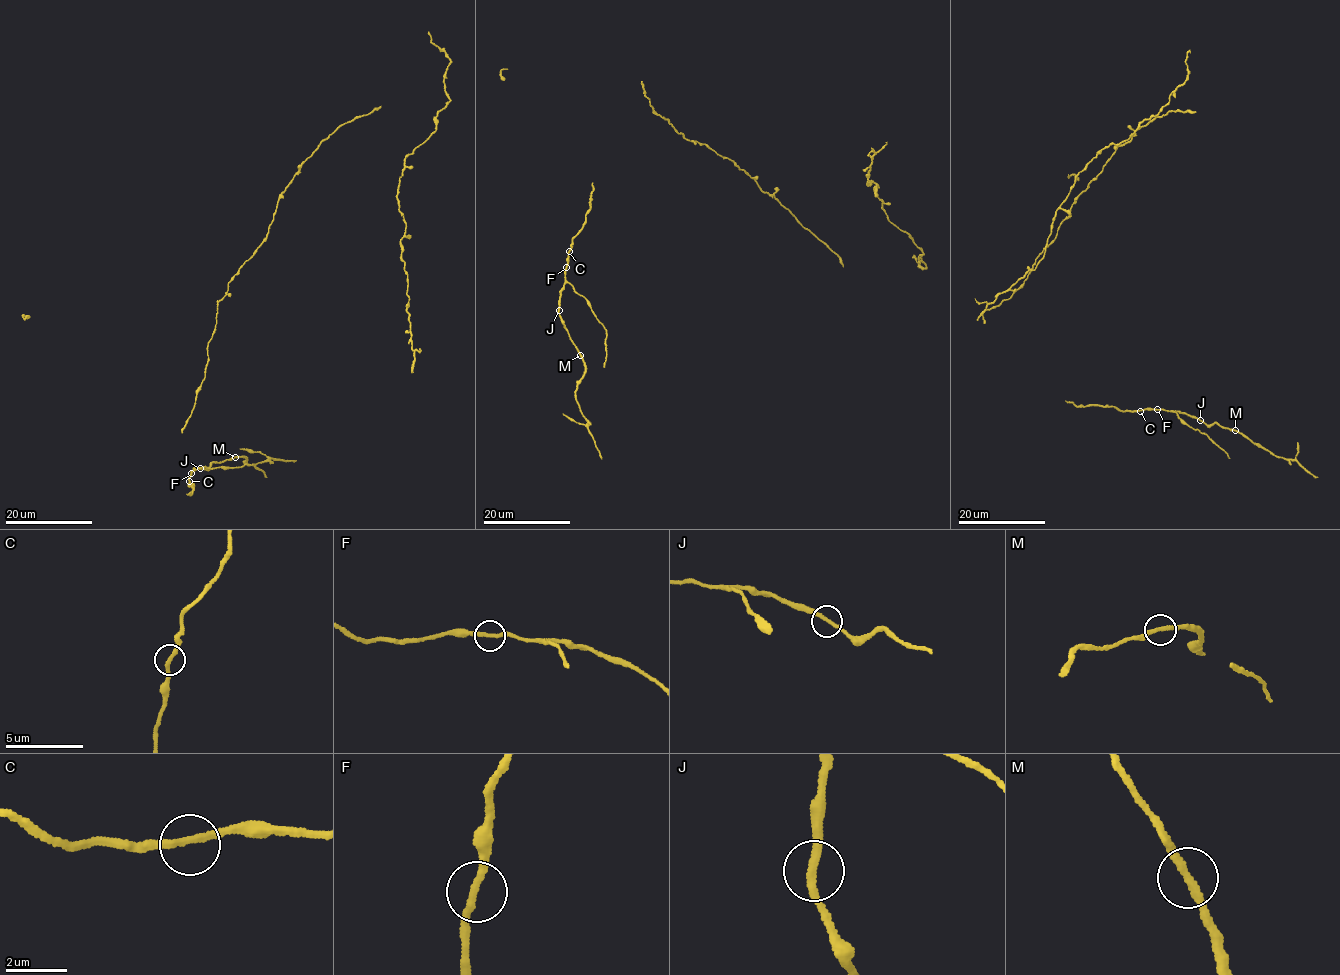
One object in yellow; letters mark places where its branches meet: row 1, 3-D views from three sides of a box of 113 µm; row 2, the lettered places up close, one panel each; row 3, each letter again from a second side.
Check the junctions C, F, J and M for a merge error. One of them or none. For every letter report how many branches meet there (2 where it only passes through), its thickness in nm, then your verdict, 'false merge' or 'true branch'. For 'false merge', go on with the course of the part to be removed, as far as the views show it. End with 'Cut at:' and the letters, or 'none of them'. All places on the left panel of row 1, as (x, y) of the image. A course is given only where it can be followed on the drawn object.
C: branches 2; calibre 240 nm; true branch
F: branches 2; calibre 240 nm; true branch
J: branches 2; calibre 240 nm; true branch
M: branches 2; calibre 240 nm; false merge; course (235, 457), (245, 456), (247, 463), (252, 465), (271, 457), (296, 460)
Cut at: M

